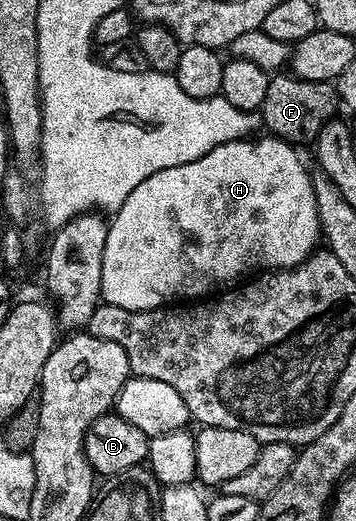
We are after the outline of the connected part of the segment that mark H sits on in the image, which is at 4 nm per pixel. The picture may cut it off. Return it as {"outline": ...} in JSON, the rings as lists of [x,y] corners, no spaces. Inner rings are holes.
{"outline":[[[272,135],[264,136],[223,143],[211,151],[207,151],[207,155],[203,155],[197,161],[183,163],[179,167],[167,167],[163,171],[143,179],[143,183],[139,183],[139,187],[135,187],[135,191],[131,191],[131,195],[127,195],[123,207],[119,207],[117,212],[112,214],[106,231],[106,246],[103,247],[101,291],[104,304],[127,307],[131,311],[159,309],[168,306],[170,303],[184,302],[186,299],[204,298],[214,292],[212,289],[216,285],[226,284],[225,286],[228,286],[230,283],[241,279],[236,279],[236,277],[243,276],[248,271],[249,265],[251,268],[258,268],[257,270],[261,271],[294,269],[296,265],[313,256],[318,248],[317,240],[320,242],[323,237],[321,220],[317,214],[317,204],[313,194],[313,177],[311,173],[305,170],[304,163],[297,158],[298,150],[290,142]]]}

